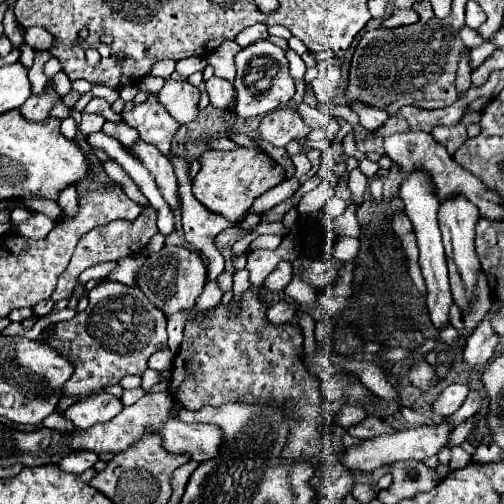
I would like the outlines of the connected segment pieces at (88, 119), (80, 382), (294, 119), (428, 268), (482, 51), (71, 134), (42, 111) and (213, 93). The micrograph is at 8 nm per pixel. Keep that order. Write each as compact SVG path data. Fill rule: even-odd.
M83 112L83 116L81 116L81 124L79 124L79 130L81 130L83 134L91 134L91 132L101 130L103 124L105 124L105 120L103 120L99 114L87 114L87 112Z
M103 282L103 284L95 286L89 292L89 306L83 312L75 314L75 318L71 318L71 320L49 324L41 334L41 342L45 346L57 350L63 358L67 358L73 364L73 376L63 384L61 398L71 396L77 400L105 392L107 386L119 384L119 380L125 376L143 374L147 370L147 360L151 358L151 354L169 348L165 314L159 312L155 308L155 304L139 288L131 288L121 282Z
M279 108L269 112L259 122L259 138L271 142L273 146L285 146L295 138L303 138L309 134L309 126L301 120L295 108Z
M413 170L407 174L399 188L399 196L403 200L403 210L407 218L413 224L413 232L417 236L417 248L419 248L419 266L427 284L427 308L431 314L431 322L439 328L449 322L449 306L451 306L451 290L449 290L449 278L447 278L447 262L445 262L445 252L441 244L441 232L437 226L437 210L439 210L439 200L435 198L435 190L431 190L431 178L427 178L425 170Z
M485 42L483 46L471 50L471 54L469 54L469 58L471 58L471 60L469 60L471 70L477 70L477 68L483 64L483 60L485 60L493 50L495 50L495 46L491 46L491 42Z
M72 117L61 120L61 133L69 140L76 140L78 126Z
M49 80L49 82L47 82L47 90L45 90L43 94L29 96L27 102L21 106L21 112L23 112L23 116L25 116L27 120L39 122L39 120L49 118L51 106L55 106L55 102L61 102L61 96L55 94L53 80Z
M209 78L207 80L207 94L209 94L209 100L215 108L221 108L221 110L227 110L235 104L235 98L237 98L237 92L235 92L235 86L225 80L225 78Z

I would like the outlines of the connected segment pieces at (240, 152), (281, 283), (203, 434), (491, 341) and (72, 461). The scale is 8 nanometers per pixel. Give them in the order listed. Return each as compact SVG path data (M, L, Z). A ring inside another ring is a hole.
M237 148L229 152L209 150L201 154L201 170L193 178L193 194L211 212L225 216L233 224L239 224L249 212L253 200L269 188L277 186L281 178L286 178L284 169L277 164L271 164L269 156L261 152L257 154L249 148Z
M281 260L277 264L277 268L269 274L269 278L265 280L263 286L267 292L271 294L279 294L283 292L283 288L291 282L291 274L293 274L293 264L289 260Z
M171 418L159 434L163 436L163 446L173 454L189 454L195 462L211 460L219 454L223 440L223 430L213 424L183 424Z
M481 322L473 332L471 336L467 338L467 344L465 344L465 350L463 350L463 360L469 364L469 366L481 366L481 364L487 364L489 358L493 356L495 352L495 346L497 346L499 338L497 334L493 332L493 328L489 326L489 322Z
M81 450L75 454L69 454L63 458L63 462L59 462L61 470L67 470L71 474L83 474L85 470L93 468L99 462L97 454L91 454L89 450Z

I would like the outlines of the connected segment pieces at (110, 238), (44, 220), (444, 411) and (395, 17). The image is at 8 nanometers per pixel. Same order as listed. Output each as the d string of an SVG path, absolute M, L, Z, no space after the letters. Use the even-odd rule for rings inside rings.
M147 206L147 208L139 214L139 218L135 218L135 220L131 220L131 222L115 220L115 222L97 226L95 230L87 232L87 234L79 240L79 244L77 244L77 248L75 248L75 252L73 252L73 258L71 258L67 270L59 276L59 284L57 284L55 292L53 292L53 300L57 302L57 300L67 300L67 298L71 298L71 294L73 294L73 290L75 290L75 286L77 286L77 276L79 276L83 270L95 266L95 264L99 264L99 262L109 262L109 260L119 260L119 258L127 258L127 256L139 254L139 252L149 244L151 236L155 236L157 232L159 232L159 228L157 228L157 210L155 210L153 206Z
M33 212L25 222L17 224L17 230L27 238L45 238L49 234L49 230L53 228L53 224L55 222L49 216Z
M451 384L451 386L447 386L439 394L439 398L431 404L433 414L437 414L437 416L449 416L449 414L453 414L463 404L463 400L467 398L467 394L469 394L469 388L465 384Z
M395 8L395 12L383 20L381 28L399 28L399 26L407 26L407 24L415 24L417 22L417 12L415 10L403 10L403 8Z

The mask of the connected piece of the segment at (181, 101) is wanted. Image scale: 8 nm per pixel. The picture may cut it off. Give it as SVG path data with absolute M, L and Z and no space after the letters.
M167 80L161 92L157 94L159 102L167 108L167 112L179 122L189 124L199 114L199 88L189 82L179 80Z

